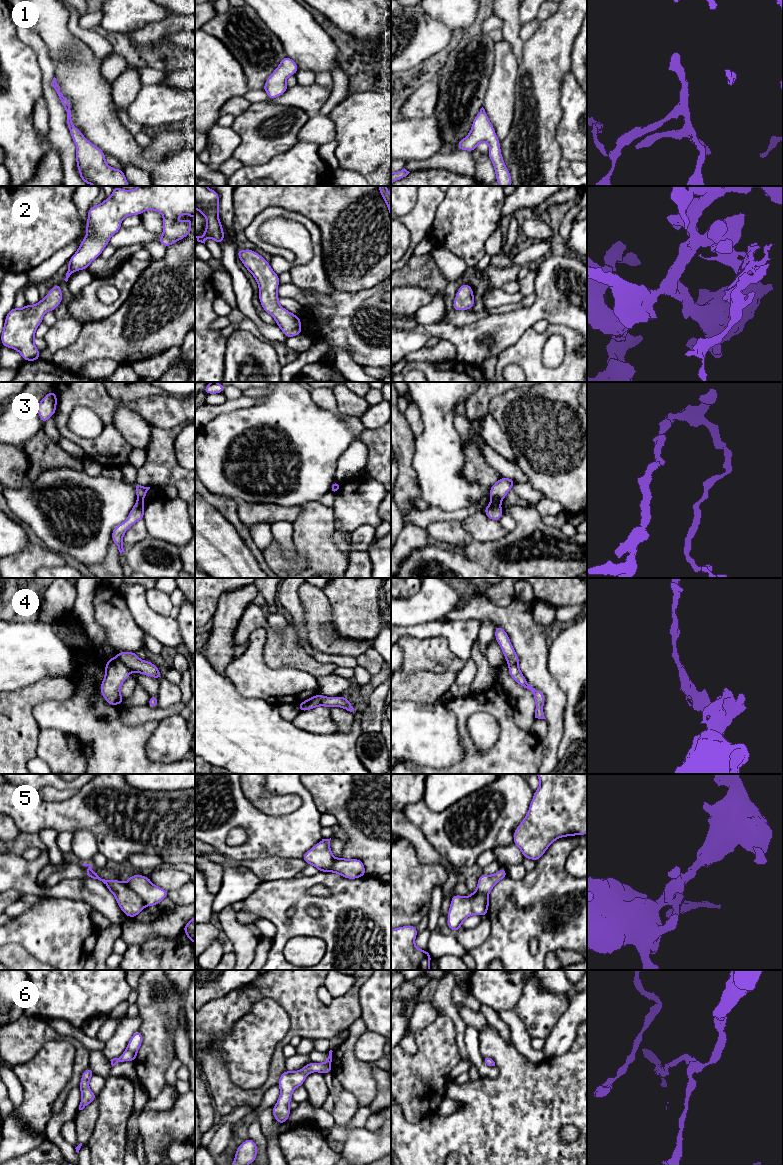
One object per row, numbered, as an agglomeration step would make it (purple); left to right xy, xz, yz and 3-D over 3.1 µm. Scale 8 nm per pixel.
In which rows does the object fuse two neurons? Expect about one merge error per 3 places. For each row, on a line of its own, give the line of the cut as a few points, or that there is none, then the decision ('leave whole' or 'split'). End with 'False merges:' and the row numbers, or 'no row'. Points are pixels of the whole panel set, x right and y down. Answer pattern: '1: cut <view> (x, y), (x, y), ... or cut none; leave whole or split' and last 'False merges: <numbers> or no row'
1: cut none; leave whole
2: cut none; leave whole
3: cut yz (491, 500), (497, 500), (500, 503); split
4: cut xy (116, 656), (131, 670); split
5: cut xy (125, 883), (145, 905); split
6: cut none; leave whole
False merges: 3, 4, 5

